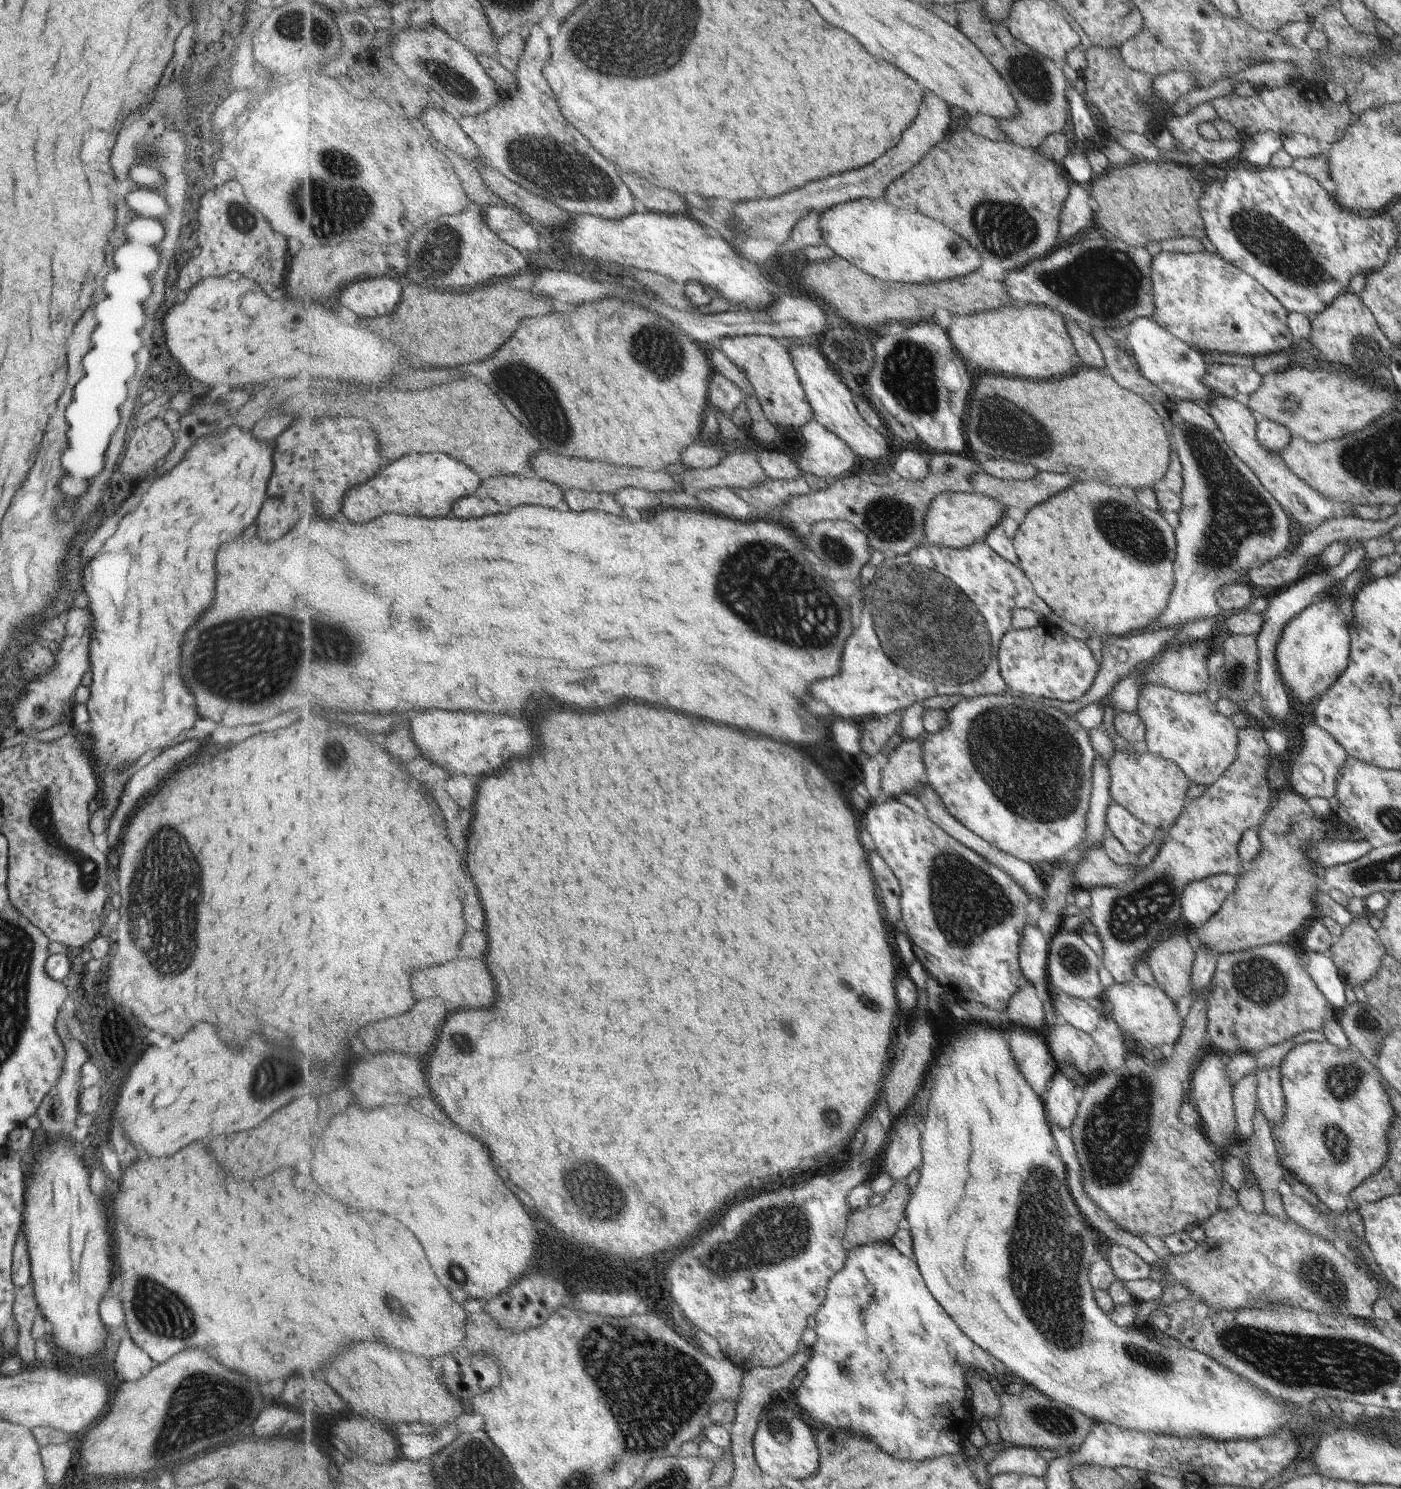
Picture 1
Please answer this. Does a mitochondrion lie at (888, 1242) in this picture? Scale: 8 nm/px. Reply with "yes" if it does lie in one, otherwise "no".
no

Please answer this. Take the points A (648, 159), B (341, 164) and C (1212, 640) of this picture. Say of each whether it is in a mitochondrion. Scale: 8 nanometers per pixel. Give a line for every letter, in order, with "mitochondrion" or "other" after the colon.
A: other
B: mitochondrion
C: other

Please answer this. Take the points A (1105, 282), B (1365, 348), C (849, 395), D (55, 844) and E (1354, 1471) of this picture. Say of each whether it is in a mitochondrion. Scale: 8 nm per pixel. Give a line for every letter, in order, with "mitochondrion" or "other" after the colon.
A: mitochondrion
B: mitochondrion
C: other
D: mitochondrion
E: other

